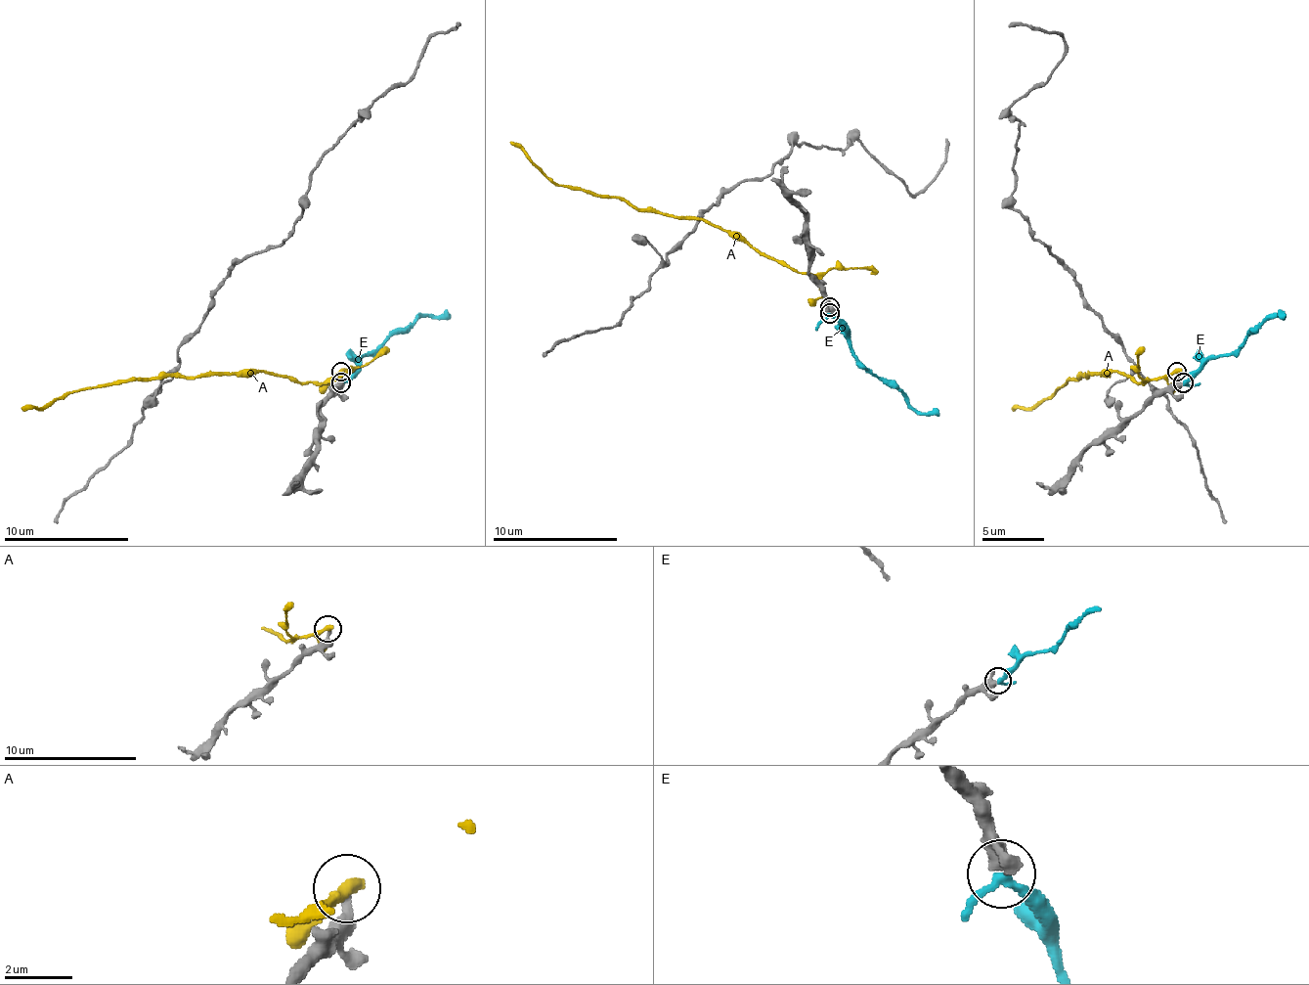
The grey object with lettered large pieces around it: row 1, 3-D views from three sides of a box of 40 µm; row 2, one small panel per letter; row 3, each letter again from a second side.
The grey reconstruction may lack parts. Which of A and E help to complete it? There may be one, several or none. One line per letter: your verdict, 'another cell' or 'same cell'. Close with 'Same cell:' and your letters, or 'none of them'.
A: another cell
E: same cell
Same cell: E

